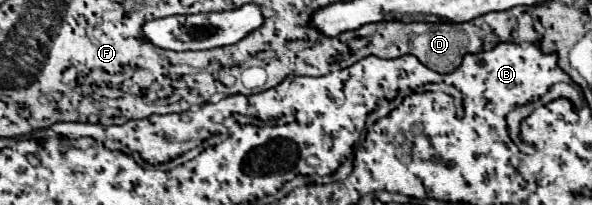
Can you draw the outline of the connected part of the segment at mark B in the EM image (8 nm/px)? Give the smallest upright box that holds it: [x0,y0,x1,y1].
[446,42,570,120]

